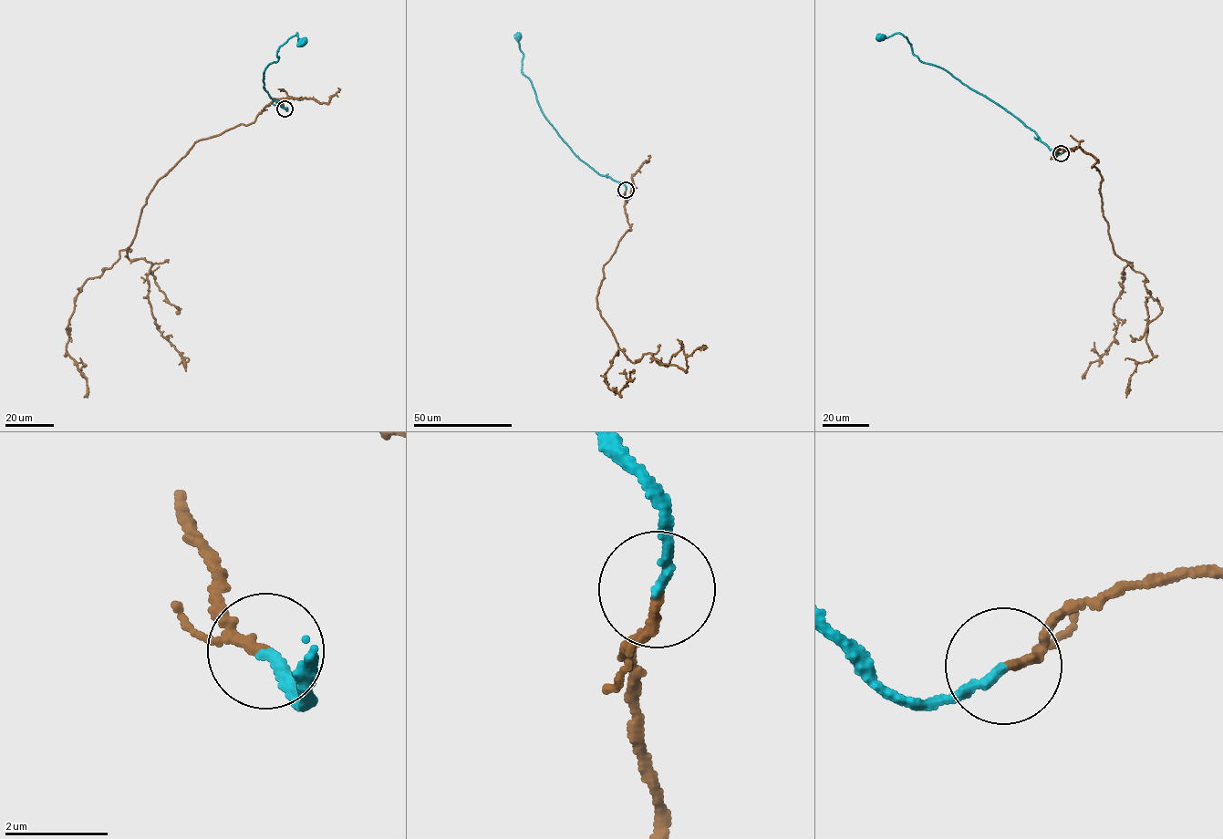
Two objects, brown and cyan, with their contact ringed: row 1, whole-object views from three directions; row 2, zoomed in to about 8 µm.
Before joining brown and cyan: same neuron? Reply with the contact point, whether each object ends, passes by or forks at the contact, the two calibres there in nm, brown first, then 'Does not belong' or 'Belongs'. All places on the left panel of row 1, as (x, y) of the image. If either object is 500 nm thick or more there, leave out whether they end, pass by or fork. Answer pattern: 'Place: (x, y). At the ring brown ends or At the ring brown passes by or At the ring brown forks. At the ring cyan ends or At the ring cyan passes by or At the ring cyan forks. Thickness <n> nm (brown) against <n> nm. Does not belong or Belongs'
Place: (285, 108). At the ring brown passes by. At the ring cyan ends. Thickness 130 nm (brown) against 170 nm. Belongs

